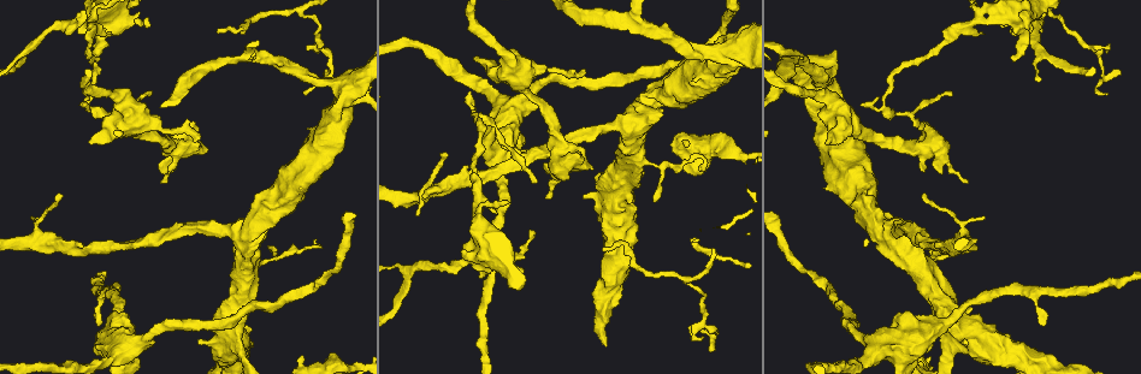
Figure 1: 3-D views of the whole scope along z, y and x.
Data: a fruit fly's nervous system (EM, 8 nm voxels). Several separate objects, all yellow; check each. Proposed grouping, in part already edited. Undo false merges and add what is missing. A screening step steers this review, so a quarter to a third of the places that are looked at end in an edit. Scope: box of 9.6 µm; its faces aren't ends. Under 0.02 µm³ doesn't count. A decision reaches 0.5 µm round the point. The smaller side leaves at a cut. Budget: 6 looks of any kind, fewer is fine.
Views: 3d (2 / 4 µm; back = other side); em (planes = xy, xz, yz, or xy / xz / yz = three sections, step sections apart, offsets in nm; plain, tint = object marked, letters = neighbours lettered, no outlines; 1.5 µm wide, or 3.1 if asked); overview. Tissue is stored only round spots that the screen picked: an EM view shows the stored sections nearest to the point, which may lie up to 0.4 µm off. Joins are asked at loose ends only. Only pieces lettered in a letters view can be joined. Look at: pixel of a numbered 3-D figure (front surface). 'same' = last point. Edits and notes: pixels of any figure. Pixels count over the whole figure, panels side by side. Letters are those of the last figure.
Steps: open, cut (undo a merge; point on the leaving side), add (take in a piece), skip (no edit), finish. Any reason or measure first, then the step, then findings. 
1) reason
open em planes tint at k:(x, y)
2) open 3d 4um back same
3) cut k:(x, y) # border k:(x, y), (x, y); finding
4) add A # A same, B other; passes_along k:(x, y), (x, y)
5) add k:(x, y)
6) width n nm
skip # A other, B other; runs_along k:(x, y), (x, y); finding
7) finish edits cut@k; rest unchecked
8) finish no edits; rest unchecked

branch stops here
open em xy step 4 letters at 1:(298, 359)

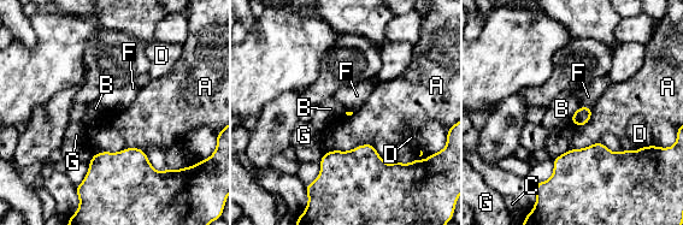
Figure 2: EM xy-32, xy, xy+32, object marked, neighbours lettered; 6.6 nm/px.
another direction
open em planes letters same

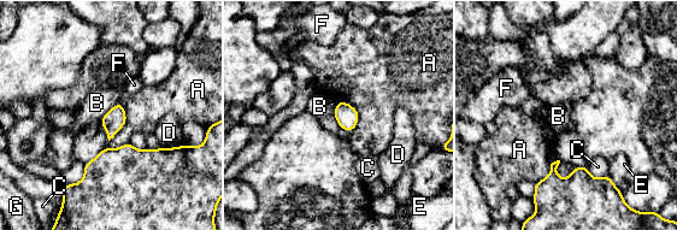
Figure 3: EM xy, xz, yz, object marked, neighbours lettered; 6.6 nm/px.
skip # A other, B other, C other, D other, E other, F other, G other; border 3:(119, 101), (99, 121); no lettered piece goes on from it

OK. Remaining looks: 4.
free end
open 3d 4um at 1:(164, 182)

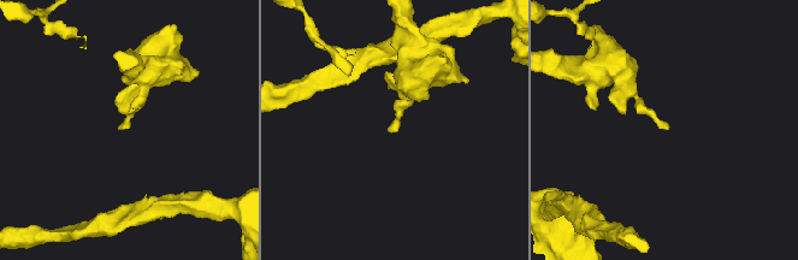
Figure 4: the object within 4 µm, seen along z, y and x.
need the tissue
open em planes letters at 4:(120, 129)

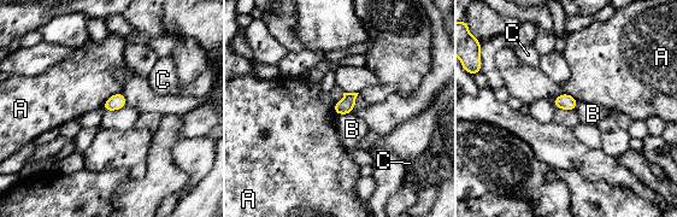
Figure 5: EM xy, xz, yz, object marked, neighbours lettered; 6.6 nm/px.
longest_contact A 180 nm
skip # A other, B other, C other; no lettered piece goes on from it

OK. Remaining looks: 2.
narrows sharply
open 3d 4um at 1:(808, 274)

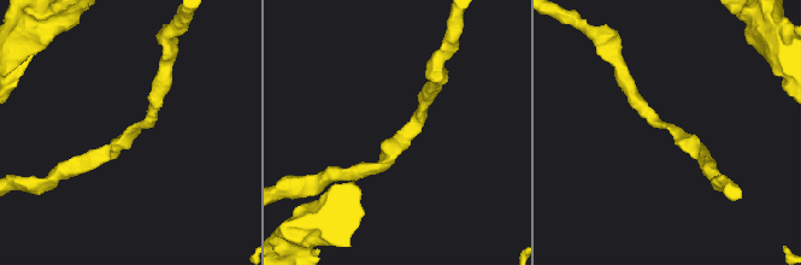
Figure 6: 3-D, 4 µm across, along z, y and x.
arm_widths 190, 200 nm
open em planes letters at 6:(406, 130)

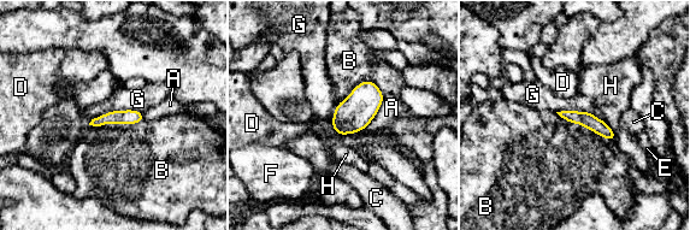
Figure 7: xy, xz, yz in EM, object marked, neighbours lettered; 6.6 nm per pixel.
width 100 nm
skip # A other, B other, C other, D other, E other, F other, G other, H other; runs_along 7:(564, 113), (588, 119), (612, 137); continuous, no second cell

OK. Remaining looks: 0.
finish no edits; rest unchecked

